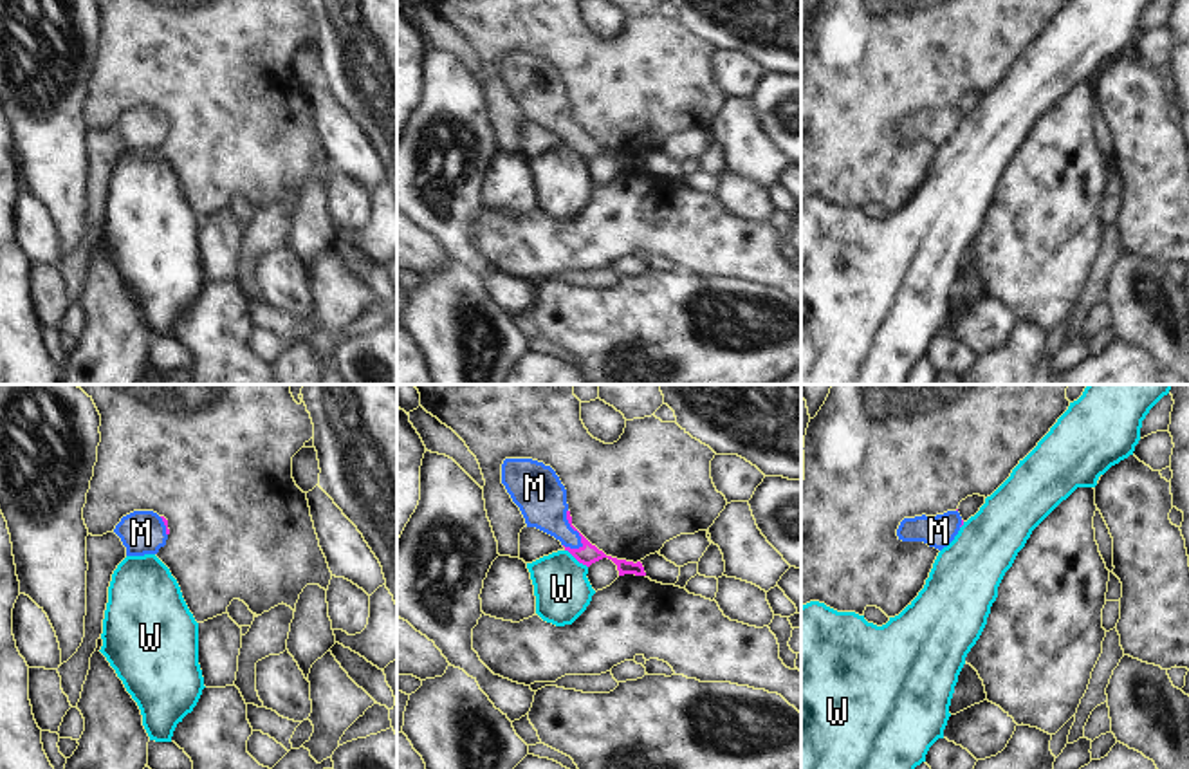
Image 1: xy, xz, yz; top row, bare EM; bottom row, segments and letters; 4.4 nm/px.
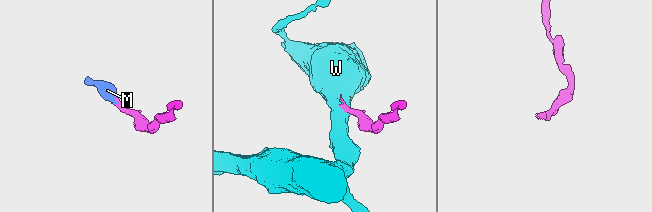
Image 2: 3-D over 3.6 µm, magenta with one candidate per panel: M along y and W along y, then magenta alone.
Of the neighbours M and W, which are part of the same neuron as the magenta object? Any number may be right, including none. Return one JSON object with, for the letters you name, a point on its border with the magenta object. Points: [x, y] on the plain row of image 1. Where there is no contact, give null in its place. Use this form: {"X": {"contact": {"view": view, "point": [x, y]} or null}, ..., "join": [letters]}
{"M": {"contact": {"view": "xz", "point": [574, 125]}}, "join": ["M"]}

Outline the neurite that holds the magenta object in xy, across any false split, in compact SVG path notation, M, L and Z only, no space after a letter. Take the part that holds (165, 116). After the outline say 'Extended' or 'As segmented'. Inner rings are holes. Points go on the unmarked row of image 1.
M134 107L121 114L114 128L126 143L126 152L157 150L166 141L168 116L153 107Z. Extended

